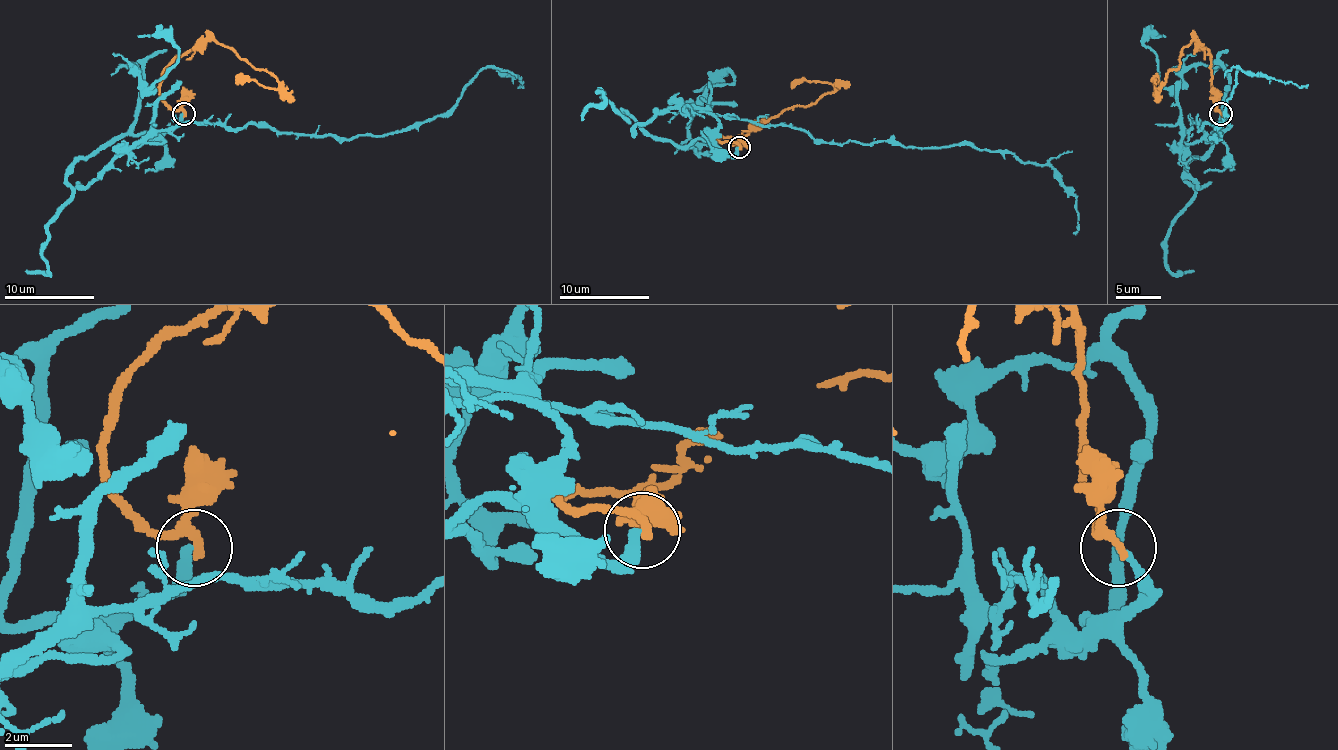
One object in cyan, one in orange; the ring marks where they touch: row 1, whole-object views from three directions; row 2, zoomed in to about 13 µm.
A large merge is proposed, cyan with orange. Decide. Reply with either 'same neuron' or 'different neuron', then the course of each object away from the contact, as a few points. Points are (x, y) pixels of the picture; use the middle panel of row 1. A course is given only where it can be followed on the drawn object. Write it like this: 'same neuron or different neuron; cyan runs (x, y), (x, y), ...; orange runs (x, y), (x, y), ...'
different neuron; cyan runs (738, 148), (716, 143), (718, 123), (702, 109), (829, 143), (997, 150), (1049, 166), (1076, 197), (1074, 234); orange runs (738, 148), (736, 143), (716, 139), (745, 136), (788, 109), (822, 98), (833, 84), (799, 80), (790, 89)

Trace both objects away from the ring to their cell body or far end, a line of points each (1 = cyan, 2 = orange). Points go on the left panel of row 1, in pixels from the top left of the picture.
1: (183, 114), (160, 144), (147, 139), (185, 123), (389, 135), (441, 117), (480, 71), (493, 67), (518, 87)
2: (183, 114), (162, 98), (160, 74), (176, 58), (212, 40), (258, 69), (267, 69), (278, 87), (235, 83)

